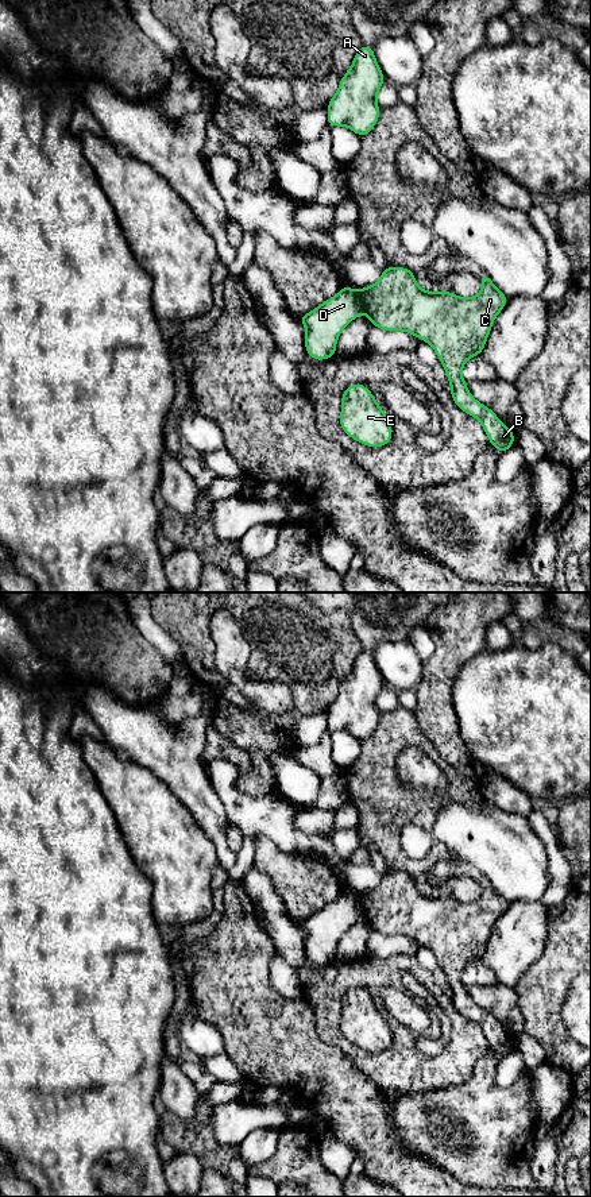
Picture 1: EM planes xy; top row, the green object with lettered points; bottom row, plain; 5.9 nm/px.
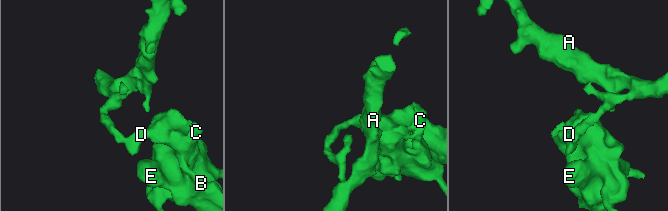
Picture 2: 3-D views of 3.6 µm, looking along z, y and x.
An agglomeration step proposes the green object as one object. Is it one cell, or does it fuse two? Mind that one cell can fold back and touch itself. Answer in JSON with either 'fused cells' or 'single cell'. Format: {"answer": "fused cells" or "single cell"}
{"answer": "fused cells"}

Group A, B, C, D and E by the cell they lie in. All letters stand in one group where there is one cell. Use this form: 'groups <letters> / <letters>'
groups A D / B C E

